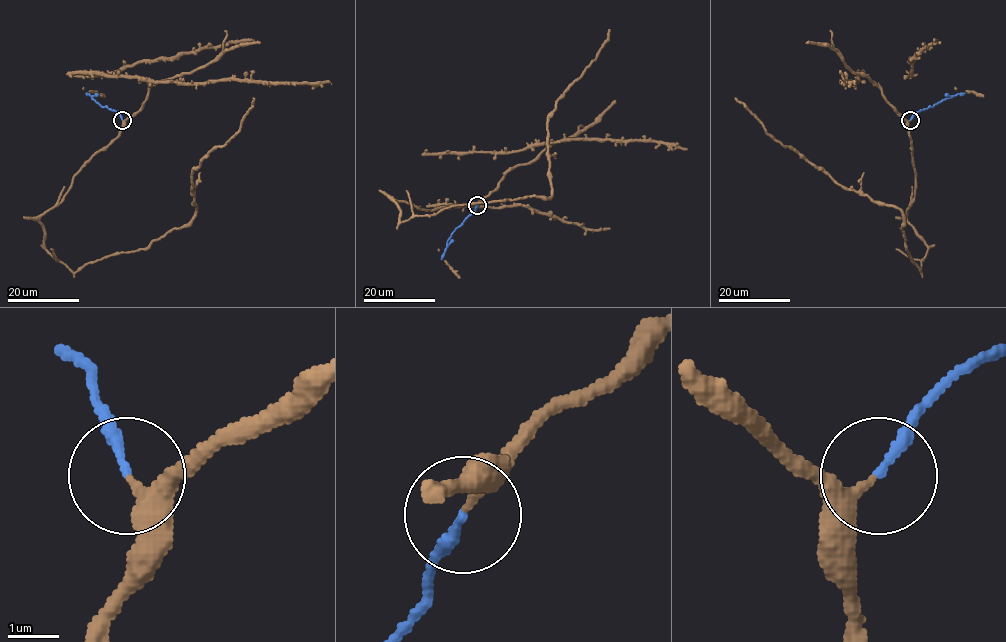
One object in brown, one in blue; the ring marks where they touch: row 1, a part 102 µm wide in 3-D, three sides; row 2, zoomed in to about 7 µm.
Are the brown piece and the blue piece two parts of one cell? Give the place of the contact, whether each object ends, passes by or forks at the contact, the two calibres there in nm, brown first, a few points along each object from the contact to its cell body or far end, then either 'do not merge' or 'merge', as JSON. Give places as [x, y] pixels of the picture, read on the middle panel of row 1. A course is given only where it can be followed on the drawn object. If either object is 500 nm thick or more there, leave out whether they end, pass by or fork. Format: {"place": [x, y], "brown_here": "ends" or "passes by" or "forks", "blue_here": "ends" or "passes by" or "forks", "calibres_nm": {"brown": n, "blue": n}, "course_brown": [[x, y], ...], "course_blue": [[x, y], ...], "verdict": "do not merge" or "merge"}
{"place": [477, 205], "brown_here": "ends", "blue_here": "ends", "calibres_nm": {"brown": 280, "blue": 180}, "course_brown": [[478, 204], [423, 210], [395, 201], [401, 222], [453, 205], [549, 197], [548, 117], [596, 57], [609, 29]], "course_blue": [[478, 204], [452, 234], [441, 259]], "verdict": "merge"}

